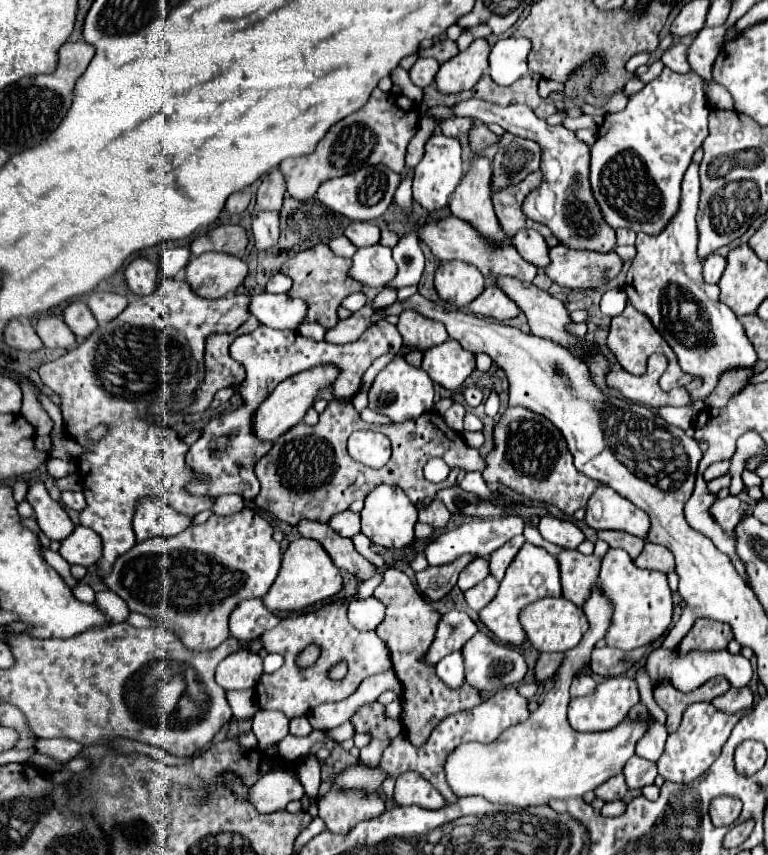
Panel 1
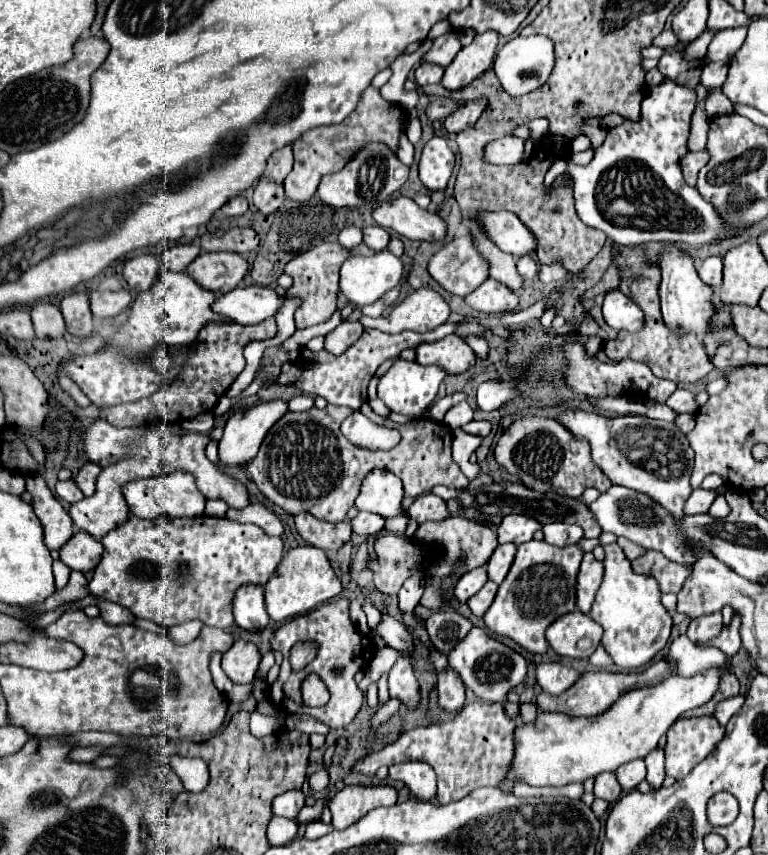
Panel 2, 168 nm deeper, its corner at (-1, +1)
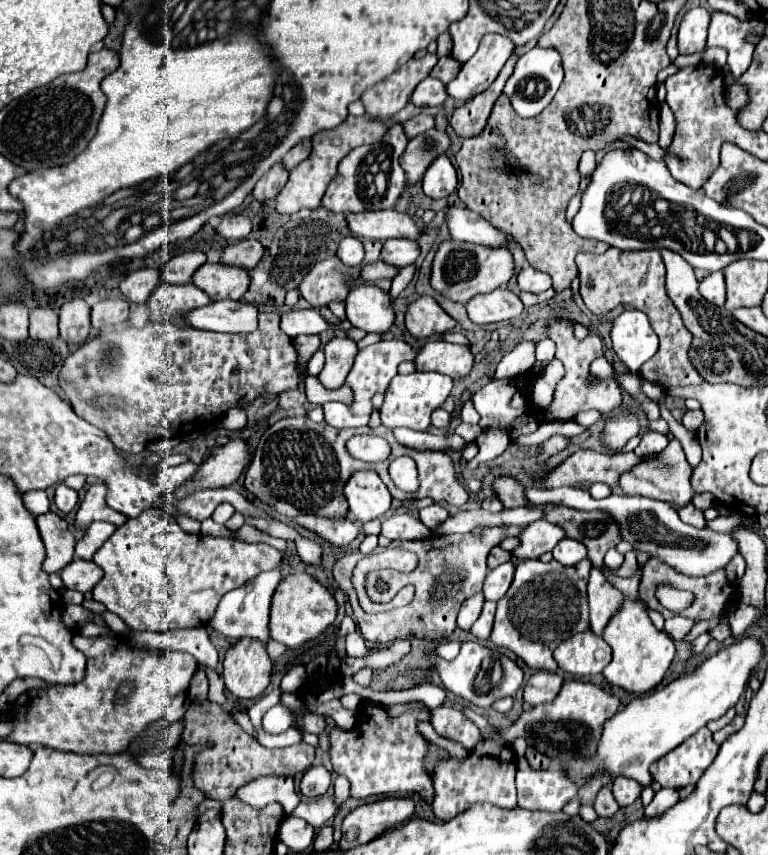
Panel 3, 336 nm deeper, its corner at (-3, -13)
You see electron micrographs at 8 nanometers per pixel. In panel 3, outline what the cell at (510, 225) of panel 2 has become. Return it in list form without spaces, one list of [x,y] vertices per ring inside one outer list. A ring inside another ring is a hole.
[[[449,206],[445,214],[445,222],[449,228],[449,234],[453,240],[463,242],[477,242],[483,246],[507,246],[509,236],[505,236],[501,230],[493,228],[487,220],[483,220],[477,212]]]

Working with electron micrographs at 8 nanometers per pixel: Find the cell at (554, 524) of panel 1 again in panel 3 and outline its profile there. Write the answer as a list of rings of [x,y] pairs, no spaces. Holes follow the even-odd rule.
[[[563,538],[555,548],[553,548],[553,558],[565,566],[573,566],[579,560],[587,558],[587,548],[571,538]]]

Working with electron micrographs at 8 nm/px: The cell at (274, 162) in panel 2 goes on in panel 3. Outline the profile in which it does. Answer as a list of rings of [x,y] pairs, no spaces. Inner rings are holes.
[[[307,138],[305,142],[299,142],[297,146],[293,146],[293,148],[285,154],[283,164],[287,166],[287,170],[291,170],[291,168],[295,168],[299,162],[303,162],[305,158],[309,158],[309,154],[311,154],[311,138]]]

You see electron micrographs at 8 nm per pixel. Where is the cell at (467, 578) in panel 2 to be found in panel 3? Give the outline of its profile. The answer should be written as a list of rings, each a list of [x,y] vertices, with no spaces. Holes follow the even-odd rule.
[[[475,594],[475,596],[471,596],[471,598],[461,606],[461,610],[459,610],[459,616],[457,616],[457,628],[469,632],[471,626],[475,624],[475,620],[477,620],[479,614],[481,614],[483,602],[485,602],[485,600],[483,600],[483,594]]]

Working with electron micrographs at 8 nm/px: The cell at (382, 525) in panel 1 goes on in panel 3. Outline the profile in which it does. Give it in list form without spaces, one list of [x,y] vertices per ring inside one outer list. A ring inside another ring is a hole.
[[[357,470],[351,474],[343,494],[347,498],[349,512],[357,522],[383,518],[391,508],[391,494],[373,470]]]

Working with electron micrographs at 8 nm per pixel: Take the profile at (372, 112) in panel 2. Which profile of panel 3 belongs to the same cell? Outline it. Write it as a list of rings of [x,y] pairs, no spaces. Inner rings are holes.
[[[363,114],[363,116],[347,116],[343,120],[343,124],[339,124],[339,128],[333,130],[323,130],[319,134],[313,136],[313,152],[307,160],[299,162],[299,166],[295,166],[289,174],[287,184],[283,186],[283,190],[275,196],[275,210],[279,214],[295,214],[301,208],[309,208],[315,210],[321,204],[321,198],[331,182],[331,178],[337,174],[337,164],[357,146],[363,144],[375,144],[379,142],[379,138],[383,138],[383,134],[387,132],[387,128],[379,122],[375,122],[371,116]]]

